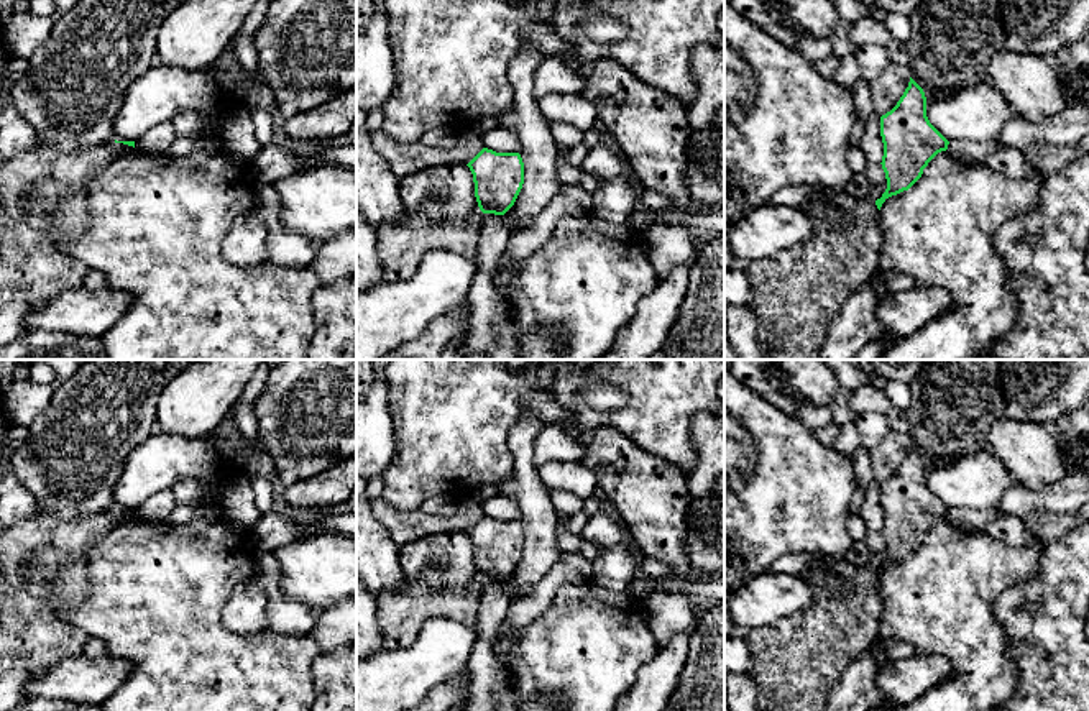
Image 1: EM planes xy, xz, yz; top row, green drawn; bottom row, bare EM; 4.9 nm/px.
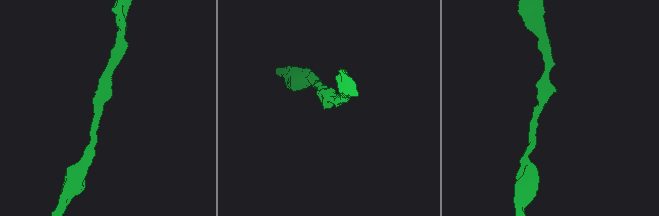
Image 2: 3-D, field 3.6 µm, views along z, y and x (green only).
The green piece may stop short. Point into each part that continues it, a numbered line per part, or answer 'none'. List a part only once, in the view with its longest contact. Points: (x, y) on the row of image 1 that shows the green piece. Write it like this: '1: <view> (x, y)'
none

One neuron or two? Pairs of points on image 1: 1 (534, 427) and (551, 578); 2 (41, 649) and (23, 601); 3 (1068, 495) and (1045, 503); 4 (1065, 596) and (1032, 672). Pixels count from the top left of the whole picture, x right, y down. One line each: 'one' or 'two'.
1: two
2: one
3: one
4: one

